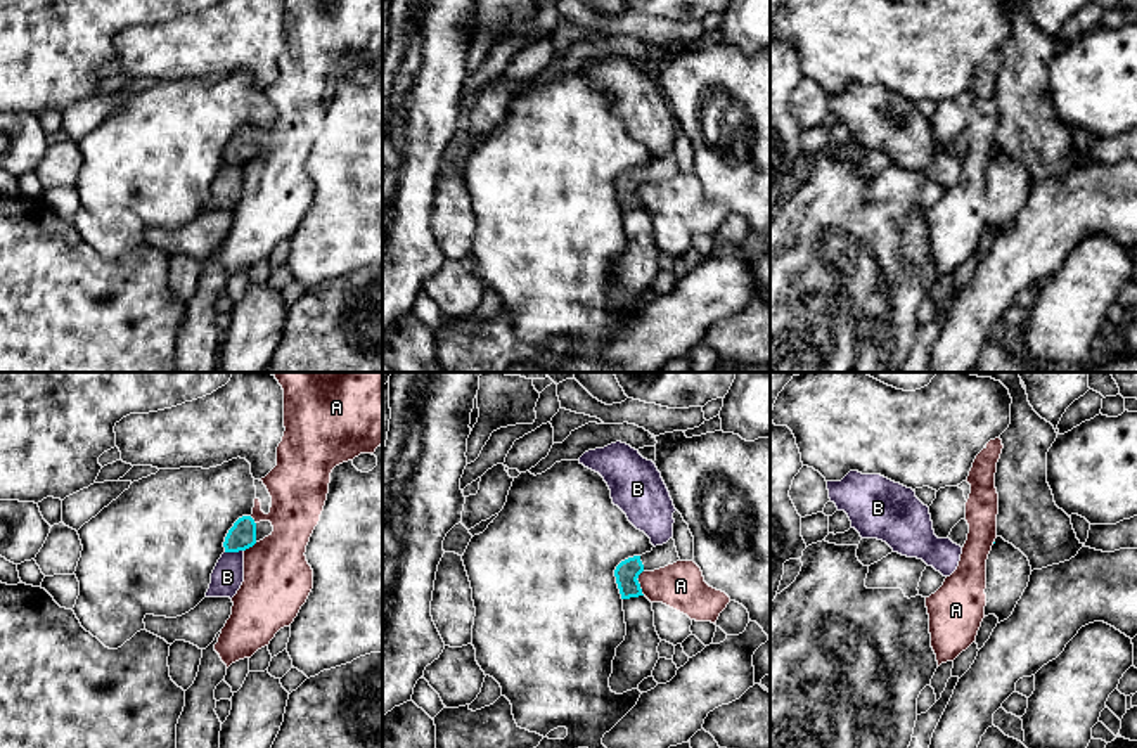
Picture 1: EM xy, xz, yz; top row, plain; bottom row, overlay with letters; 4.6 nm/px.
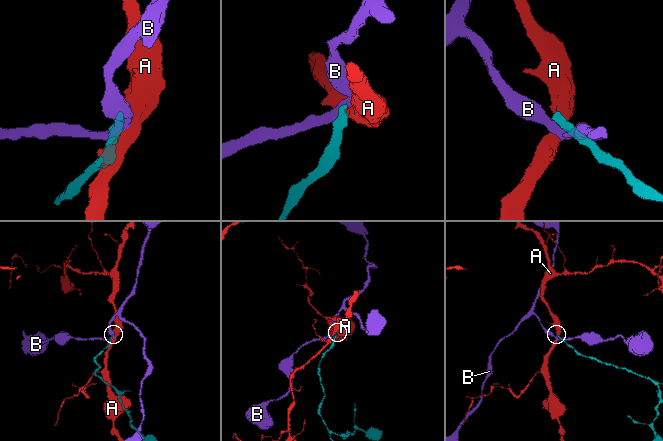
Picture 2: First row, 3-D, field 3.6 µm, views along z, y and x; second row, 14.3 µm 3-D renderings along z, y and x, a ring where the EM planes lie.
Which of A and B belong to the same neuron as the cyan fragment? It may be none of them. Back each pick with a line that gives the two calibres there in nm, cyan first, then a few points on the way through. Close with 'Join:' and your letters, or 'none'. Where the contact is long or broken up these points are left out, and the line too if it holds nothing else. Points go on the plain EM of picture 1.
Join: none

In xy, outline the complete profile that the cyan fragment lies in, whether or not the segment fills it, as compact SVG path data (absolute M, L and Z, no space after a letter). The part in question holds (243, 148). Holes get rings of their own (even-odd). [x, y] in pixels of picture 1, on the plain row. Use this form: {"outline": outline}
{"outline": "M251 128L239 130L228 142L223 159L225 164L239 164L253 159L256 154L272 147L273 139L270 133L256 135Z"}

